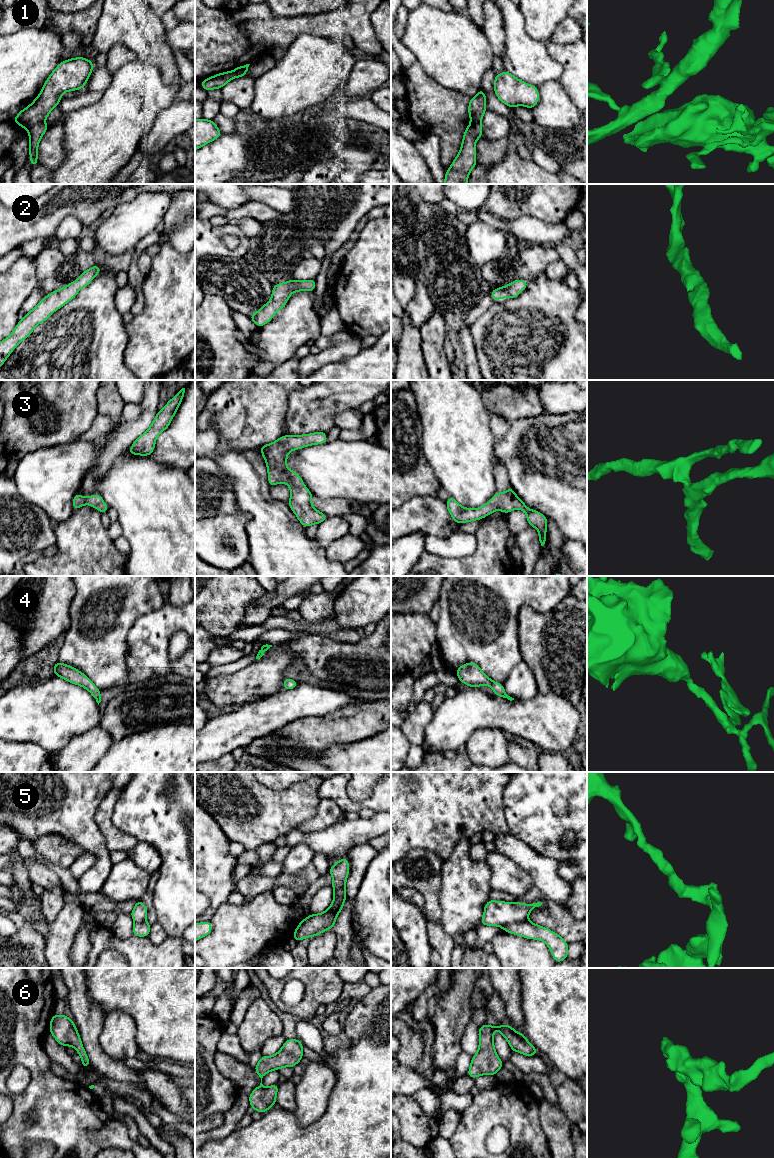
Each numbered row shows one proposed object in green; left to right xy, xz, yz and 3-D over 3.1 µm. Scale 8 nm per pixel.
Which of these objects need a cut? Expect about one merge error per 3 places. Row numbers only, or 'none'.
1, 5

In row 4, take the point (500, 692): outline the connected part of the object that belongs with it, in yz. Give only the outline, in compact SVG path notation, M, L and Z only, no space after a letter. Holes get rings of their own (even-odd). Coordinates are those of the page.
M469 662L461 665L455 673L459 678L459 681L469 687L487 685L492 688L495 695L507 698L510 701L514 700L514 698L506 694L503 684L491 680L475 662Z

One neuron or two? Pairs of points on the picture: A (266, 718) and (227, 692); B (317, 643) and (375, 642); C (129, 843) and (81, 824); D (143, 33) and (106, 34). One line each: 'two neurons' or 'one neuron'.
A: two neurons
B: one neuron
C: two neurons
D: one neuron

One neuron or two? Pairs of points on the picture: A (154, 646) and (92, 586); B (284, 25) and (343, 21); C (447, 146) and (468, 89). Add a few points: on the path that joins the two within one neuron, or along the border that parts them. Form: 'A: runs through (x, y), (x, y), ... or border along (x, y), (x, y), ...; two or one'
A: border along (152, 611), (134, 622), (127, 636), (127, 648); two
B: runs through (299, 24), (328, 24); one
C: border along (444, 86), (465, 94), (470, 98); two

